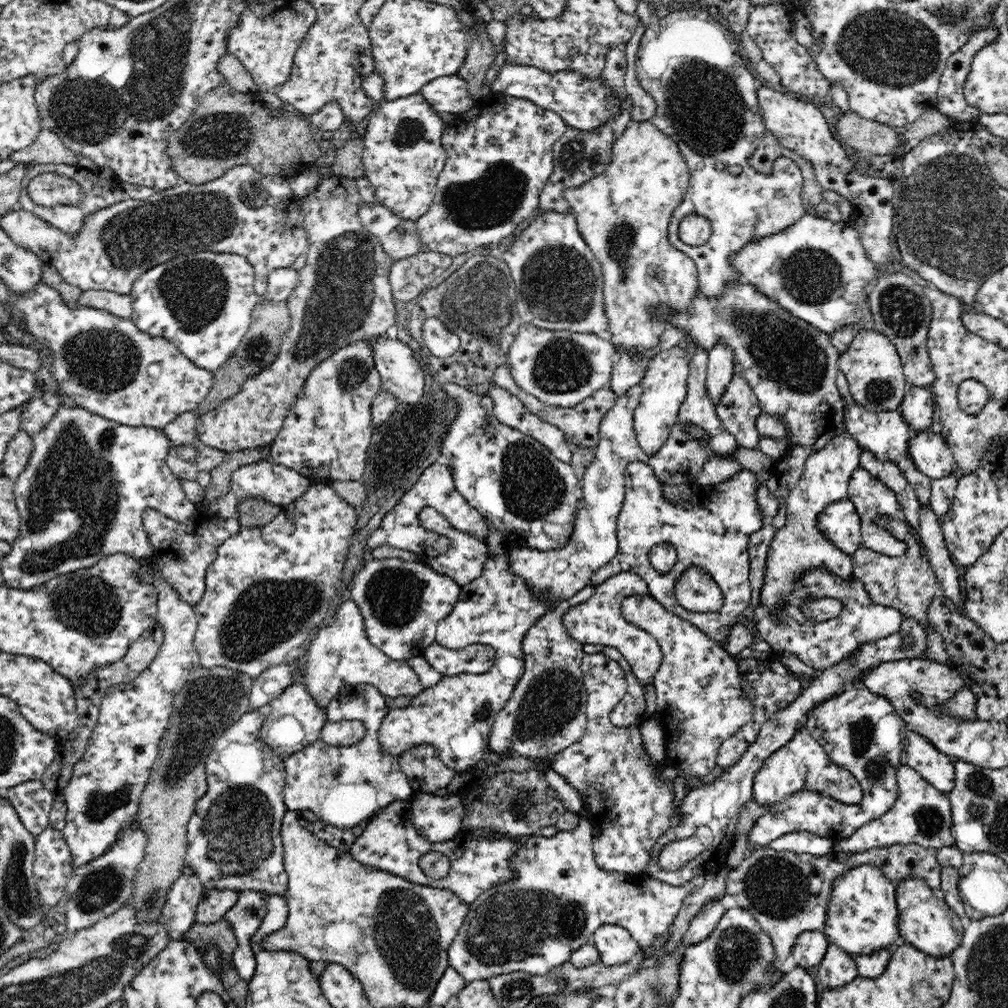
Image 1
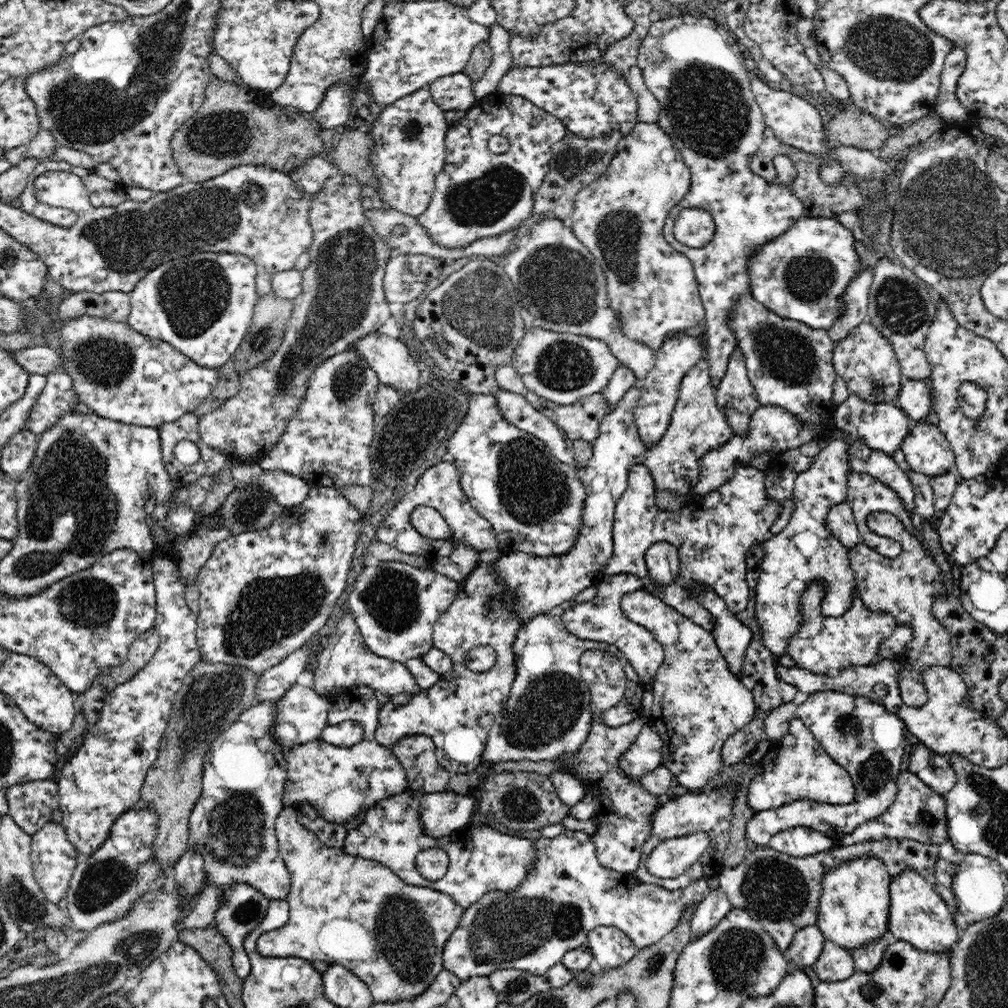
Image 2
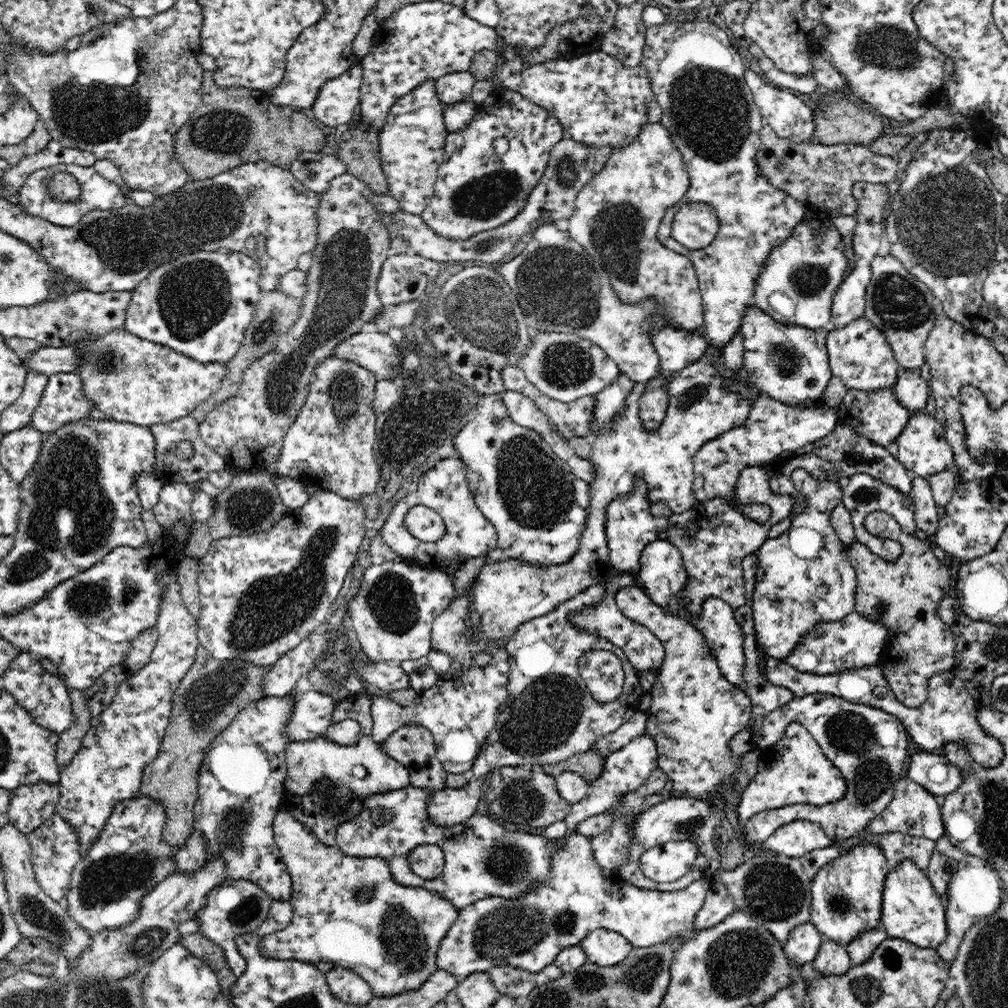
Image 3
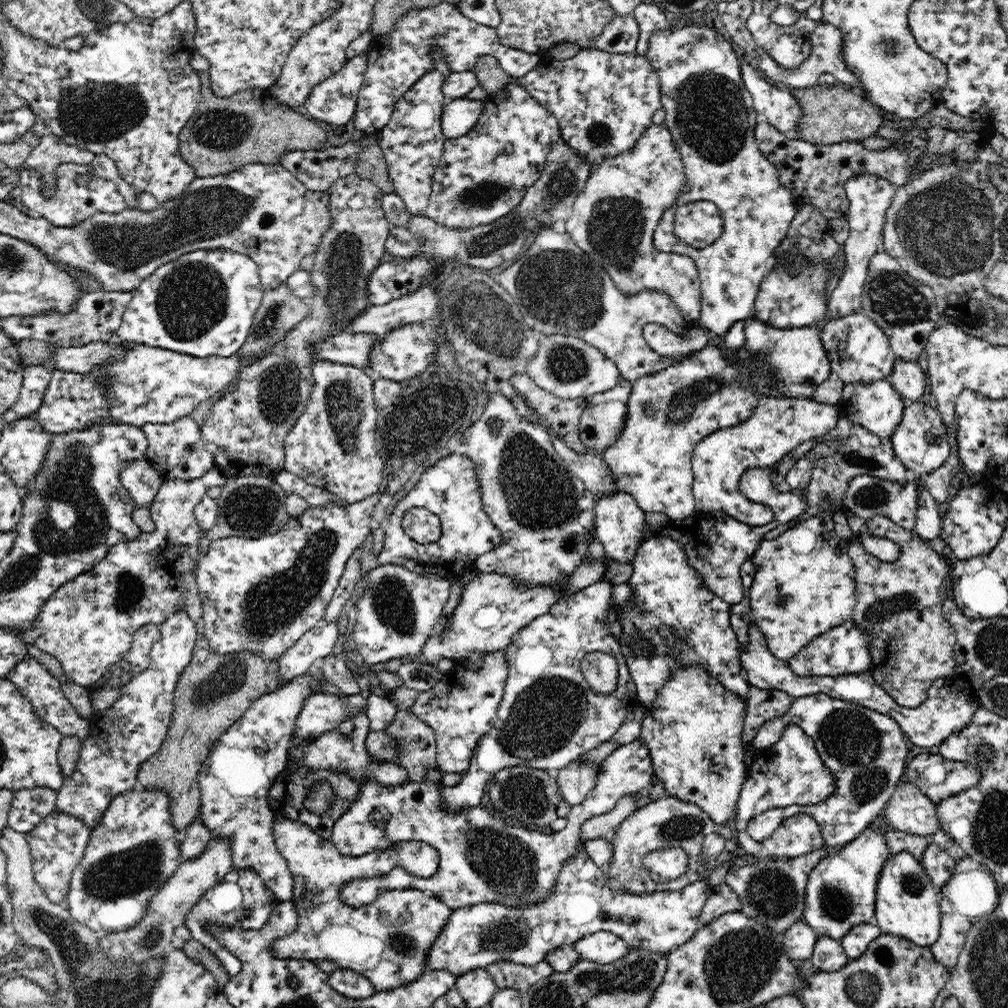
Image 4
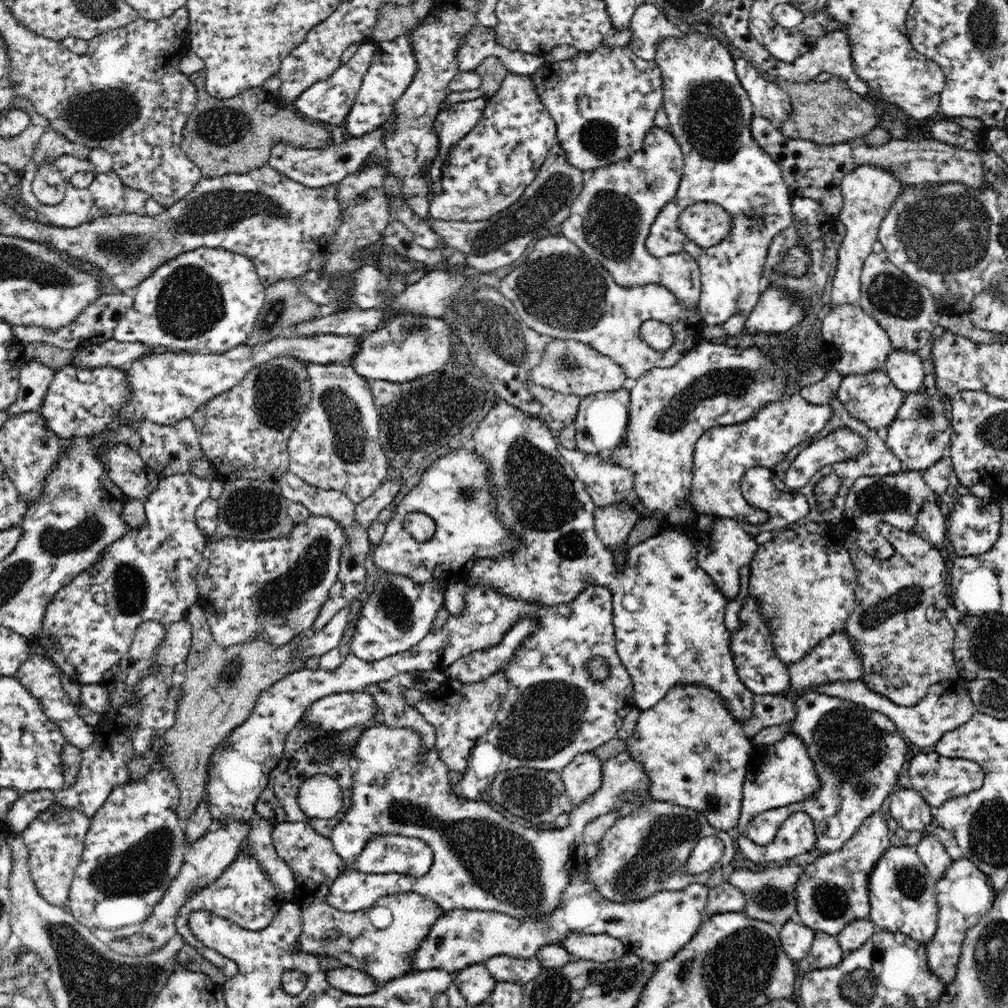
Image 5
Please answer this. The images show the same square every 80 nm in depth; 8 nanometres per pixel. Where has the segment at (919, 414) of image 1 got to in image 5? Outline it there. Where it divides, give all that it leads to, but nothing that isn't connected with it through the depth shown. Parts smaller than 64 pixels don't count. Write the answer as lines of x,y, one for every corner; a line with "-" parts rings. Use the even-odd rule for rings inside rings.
893,348
886,357
887,376
905,395
918,393
927,371
925,356
918,351

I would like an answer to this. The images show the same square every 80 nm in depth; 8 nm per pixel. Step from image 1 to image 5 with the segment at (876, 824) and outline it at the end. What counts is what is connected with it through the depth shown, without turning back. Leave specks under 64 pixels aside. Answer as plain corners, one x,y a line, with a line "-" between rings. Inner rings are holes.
901,788
901,790
892,794
887,801
890,801
890,806
888,806
888,816
892,817
900,827
904,828
904,830
907,830
907,832
917,830
920,834
929,831
928,825
934,818
934,809
924,801
924,798
918,791

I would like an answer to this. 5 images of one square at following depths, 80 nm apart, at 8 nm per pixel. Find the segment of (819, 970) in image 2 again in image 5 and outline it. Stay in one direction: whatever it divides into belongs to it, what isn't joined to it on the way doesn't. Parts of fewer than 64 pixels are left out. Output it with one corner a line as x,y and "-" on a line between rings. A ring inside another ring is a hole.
815,931
814,940
807,954
807,960
813,969
825,969
838,966
844,955
836,935
832,936

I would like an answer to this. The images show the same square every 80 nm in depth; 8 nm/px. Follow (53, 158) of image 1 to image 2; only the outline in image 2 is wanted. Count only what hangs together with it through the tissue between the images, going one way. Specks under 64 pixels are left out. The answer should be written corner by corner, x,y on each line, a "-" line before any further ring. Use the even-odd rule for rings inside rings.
42,129
28,143
4,151
3,158
8,159
13,165
17,165
25,158
46,160
58,146
57,140
48,129

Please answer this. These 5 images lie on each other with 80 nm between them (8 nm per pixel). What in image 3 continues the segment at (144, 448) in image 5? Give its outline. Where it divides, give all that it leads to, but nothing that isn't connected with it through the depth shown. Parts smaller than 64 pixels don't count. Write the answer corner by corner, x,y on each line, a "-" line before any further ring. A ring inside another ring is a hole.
190,414
166,424
149,426
155,445
155,474
160,476
164,483
197,483
207,478
208,473
226,468
226,461
214,450
208,448
199,434
199,422
-
180,442
190,442
193,448
192,458
182,460
176,456
176,446

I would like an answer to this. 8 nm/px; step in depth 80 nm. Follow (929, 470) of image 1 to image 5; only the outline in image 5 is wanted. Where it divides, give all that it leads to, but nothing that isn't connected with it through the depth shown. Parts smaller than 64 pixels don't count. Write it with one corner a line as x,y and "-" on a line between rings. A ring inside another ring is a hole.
910,393
905,395
898,414
887,426
886,445
900,459
904,471
925,471
938,462
950,448
952,427
948,420
946,406
949,401
944,394

